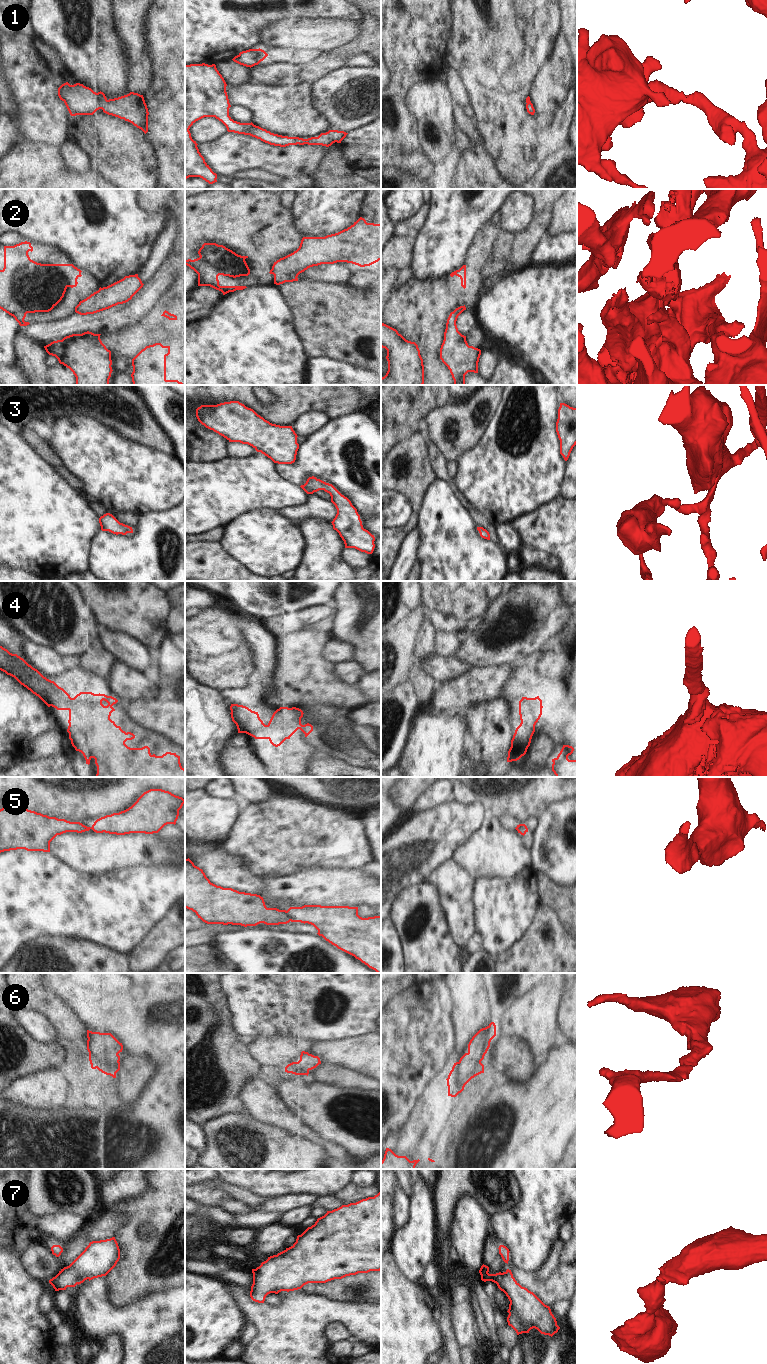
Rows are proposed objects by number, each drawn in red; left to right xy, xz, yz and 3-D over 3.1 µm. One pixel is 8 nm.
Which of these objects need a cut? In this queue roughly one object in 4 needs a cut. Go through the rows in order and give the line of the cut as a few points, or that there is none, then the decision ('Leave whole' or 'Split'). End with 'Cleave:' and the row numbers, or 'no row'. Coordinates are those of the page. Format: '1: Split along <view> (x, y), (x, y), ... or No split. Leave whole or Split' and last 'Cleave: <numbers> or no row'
1: No split. Leave whole
2: Split along xz (271, 269), (272, 273). Split
3: No split. Leave whole
4: No split. Leave whole
5: Split along xz (286, 911), (290, 920). Split
6: No split. Leave whole
7: No split. Leave whole
Cleave: 2, 5

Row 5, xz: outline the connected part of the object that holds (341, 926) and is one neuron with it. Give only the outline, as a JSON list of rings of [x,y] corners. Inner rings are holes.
[[[321,905],[290,907],[287,913],[291,922],[313,925],[318,930],[317,934],[322,936],[326,941],[336,946],[338,949],[354,956],[377,973],[381,973],[381,916],[362,918],[358,915],[358,907]]]

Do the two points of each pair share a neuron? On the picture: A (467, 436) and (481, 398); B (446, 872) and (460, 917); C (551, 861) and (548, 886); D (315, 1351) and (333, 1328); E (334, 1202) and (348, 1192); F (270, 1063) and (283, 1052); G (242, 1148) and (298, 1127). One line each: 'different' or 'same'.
A: same
B: same
C: different
D: different
E: different
F: same
G: different

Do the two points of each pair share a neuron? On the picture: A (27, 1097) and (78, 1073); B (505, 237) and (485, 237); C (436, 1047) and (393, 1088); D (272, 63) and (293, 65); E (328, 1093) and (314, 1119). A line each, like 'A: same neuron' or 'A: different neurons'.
A: different neurons
B: different neurons
C: same neuron
D: same neuron
E: same neuron

